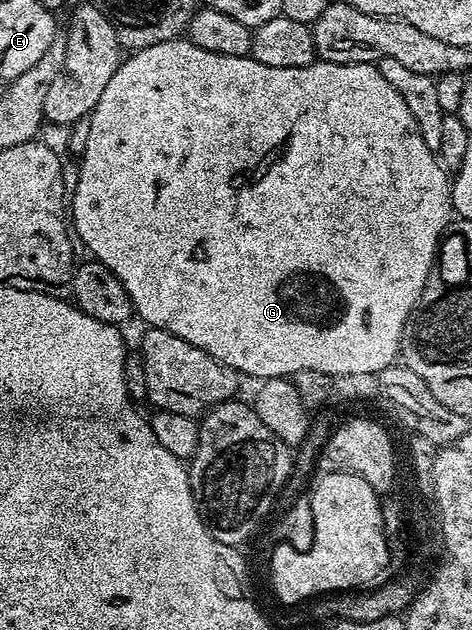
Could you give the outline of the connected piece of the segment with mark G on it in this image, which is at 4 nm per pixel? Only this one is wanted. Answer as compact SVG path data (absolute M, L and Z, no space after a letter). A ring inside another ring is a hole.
M165 39L153 47L134 50L130 55L124 56L120 60L117 71L113 79L109 79L109 84L105 87L101 99L97 99L97 107L91 113L89 123L89 141L87 142L81 162L77 165L78 177L74 189L69 193L69 225L76 233L85 247L88 248L90 256L96 261L100 261L109 267L121 281L121 287L131 300L131 308L136 318L140 317L144 326L153 329L164 329L177 339L185 339L185 343L193 343L193 347L201 347L213 359L217 359L222 365L228 365L240 375L248 373L251 377L266 379L269 377L290 378L292 373L297 371L321 371L328 375L338 375L348 373L349 375L361 375L362 373L376 373L382 369L387 369L396 364L401 353L403 343L403 328L409 319L409 315L415 310L415 305L419 301L421 291L427 282L427 276L431 274L431 268L435 265L435 259L439 251L439 241L443 238L443 232L453 220L453 210L451 208L451 183L452 178L448 170L443 168L442 161L439 160L436 150L421 139L421 131L417 131L417 119L409 111L405 99L397 95L397 91L381 75L381 71L374 64L369 65L342 65L341 63L329 63L316 59L311 65L305 67L265 67L265 63L257 63L249 55L246 57L234 57L233 55L217 55L213 51L205 51L197 47L192 41L186 39ZM291 85L343 85L343 121L319 121L319 109L291 109L295 101L303 101L303 105L315 105L319 101L319 93L307 93L307 97L299 97L299 93L291 93ZM339 129L343 129L343 141L355 141L355 153L339 153Z

